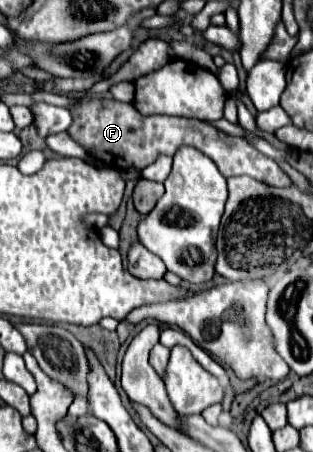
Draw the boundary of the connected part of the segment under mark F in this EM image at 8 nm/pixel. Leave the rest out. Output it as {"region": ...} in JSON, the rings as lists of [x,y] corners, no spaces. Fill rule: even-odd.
{"region":[[[83,99],[81,105],[71,109],[75,121],[69,129],[71,137],[81,145],[97,151],[97,157],[103,165],[113,169],[137,167],[145,169],[159,155],[175,155],[179,145],[195,145],[201,153],[211,157],[223,177],[233,175],[249,175],[273,187],[291,187],[293,181],[289,175],[269,157],[259,153],[253,145],[249,145],[243,137],[231,137],[205,121],[185,119],[185,117],[169,117],[169,115],[141,115],[131,103],[121,103],[113,99]]]}

